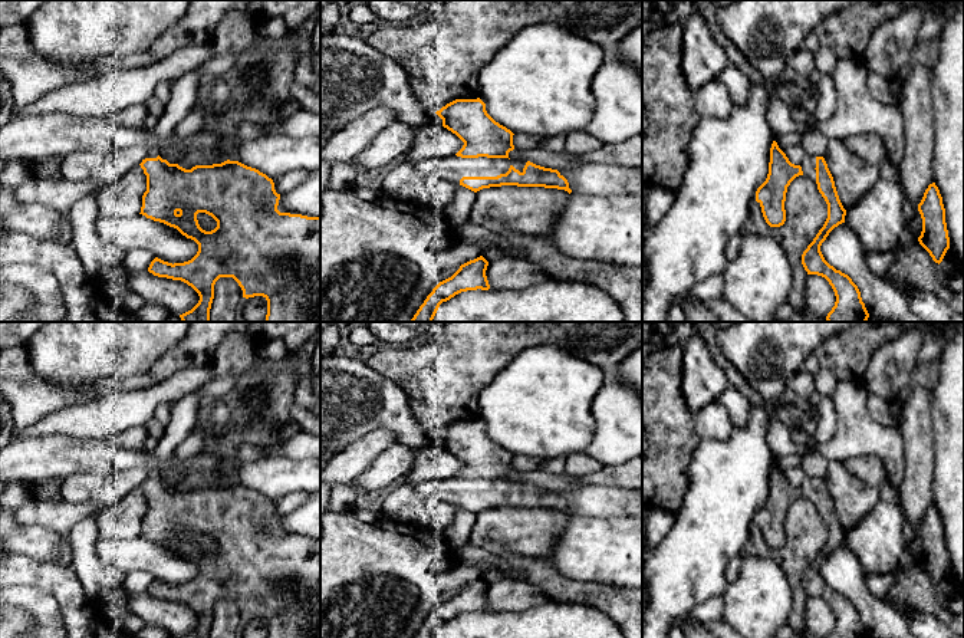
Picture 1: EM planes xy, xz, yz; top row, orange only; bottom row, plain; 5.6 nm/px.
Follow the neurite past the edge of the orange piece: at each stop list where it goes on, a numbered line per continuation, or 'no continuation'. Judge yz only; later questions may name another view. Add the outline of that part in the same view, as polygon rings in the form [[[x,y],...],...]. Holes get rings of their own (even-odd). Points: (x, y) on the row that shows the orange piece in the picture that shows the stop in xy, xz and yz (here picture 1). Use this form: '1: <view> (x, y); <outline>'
1: yz (808, 165); [[[806,157],[802,164],[803,175],[809,177],[816,184],[816,157]],[[816,184],[817,185],[817,184]]]

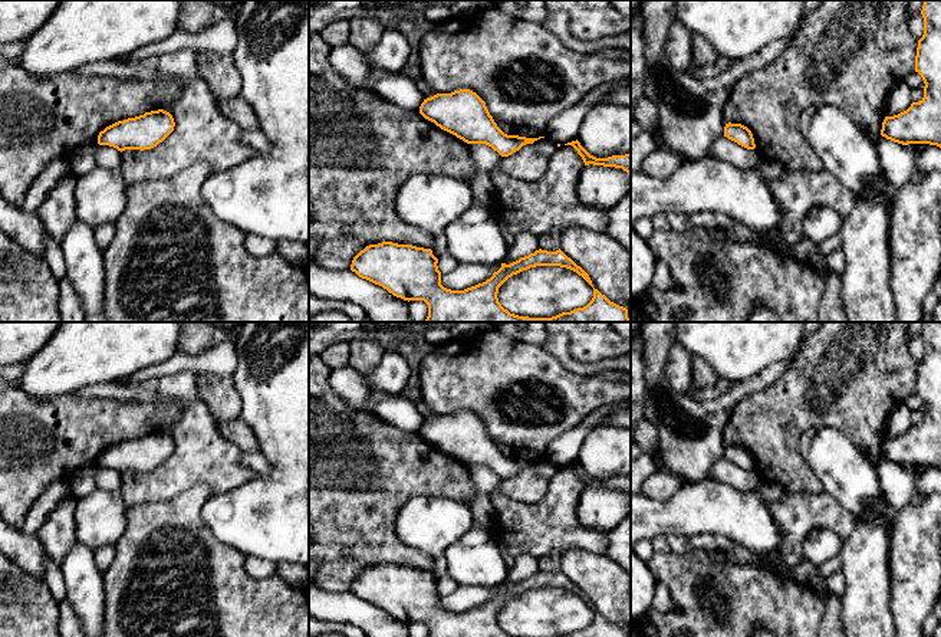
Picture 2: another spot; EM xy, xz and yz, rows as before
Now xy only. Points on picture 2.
no continuation

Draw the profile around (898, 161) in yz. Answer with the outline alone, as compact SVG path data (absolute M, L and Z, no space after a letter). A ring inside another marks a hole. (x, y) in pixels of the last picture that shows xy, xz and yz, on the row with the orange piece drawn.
M881 134L873 141L879 151L881 167L894 190L905 185L917 170L917 154L930 144L919 144L917 150L886 139Z

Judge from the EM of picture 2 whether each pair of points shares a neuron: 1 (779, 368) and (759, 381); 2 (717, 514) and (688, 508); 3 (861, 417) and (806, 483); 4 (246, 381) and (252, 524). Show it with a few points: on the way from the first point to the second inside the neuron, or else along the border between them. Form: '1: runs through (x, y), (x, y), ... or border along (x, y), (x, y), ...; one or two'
1: runs through (775, 371), (763, 380); one
2: runs through (710, 508), (696, 508); one
3: runs through (832, 417), (812, 417), (792, 437), (792, 455); one
4: runs through (280, 417), (280, 488); one

